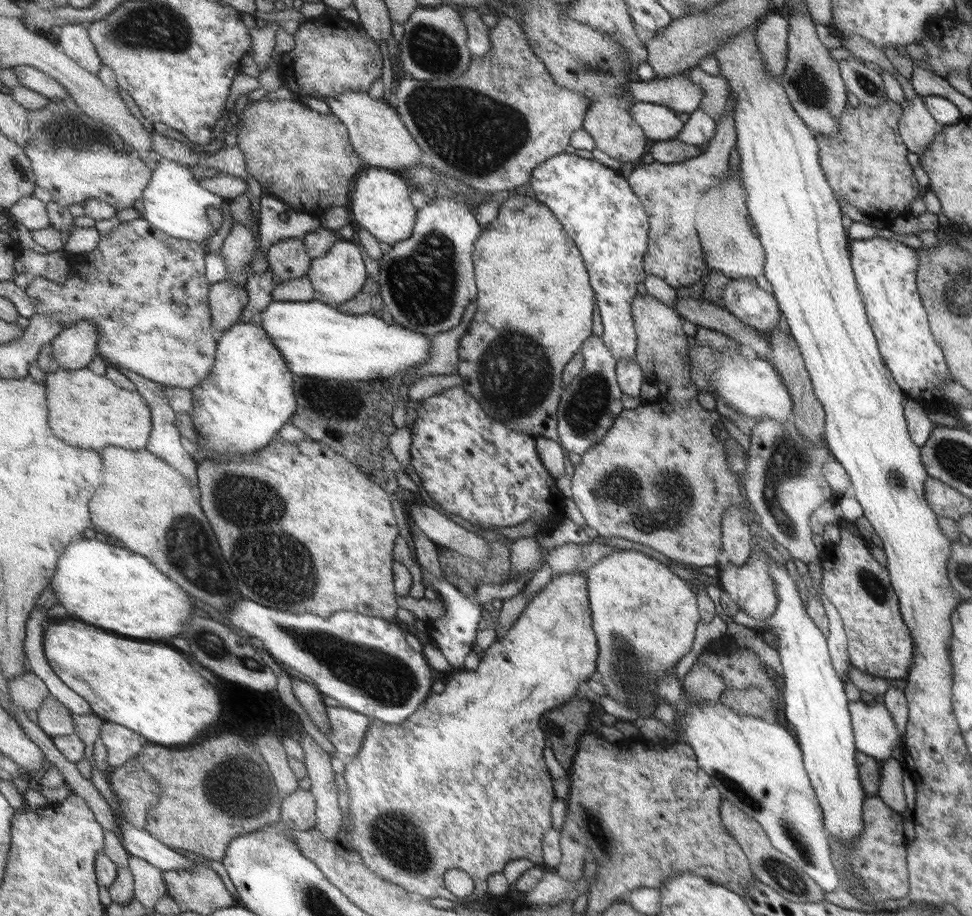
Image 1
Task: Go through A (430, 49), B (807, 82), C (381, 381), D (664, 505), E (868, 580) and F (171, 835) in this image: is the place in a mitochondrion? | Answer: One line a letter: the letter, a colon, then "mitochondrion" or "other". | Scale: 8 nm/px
A: mitochondrion
B: mitochondrion
C: other
D: mitochondrion
E: mitochondrion
F: other

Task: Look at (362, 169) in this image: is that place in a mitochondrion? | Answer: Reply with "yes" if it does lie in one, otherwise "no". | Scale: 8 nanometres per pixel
no

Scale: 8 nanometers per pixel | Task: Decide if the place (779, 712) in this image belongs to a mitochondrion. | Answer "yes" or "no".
no

